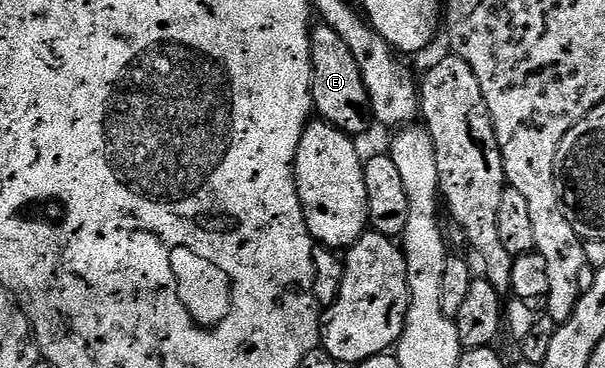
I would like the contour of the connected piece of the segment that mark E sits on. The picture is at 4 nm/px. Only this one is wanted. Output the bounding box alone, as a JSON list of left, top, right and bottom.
[311,22,375,138]

